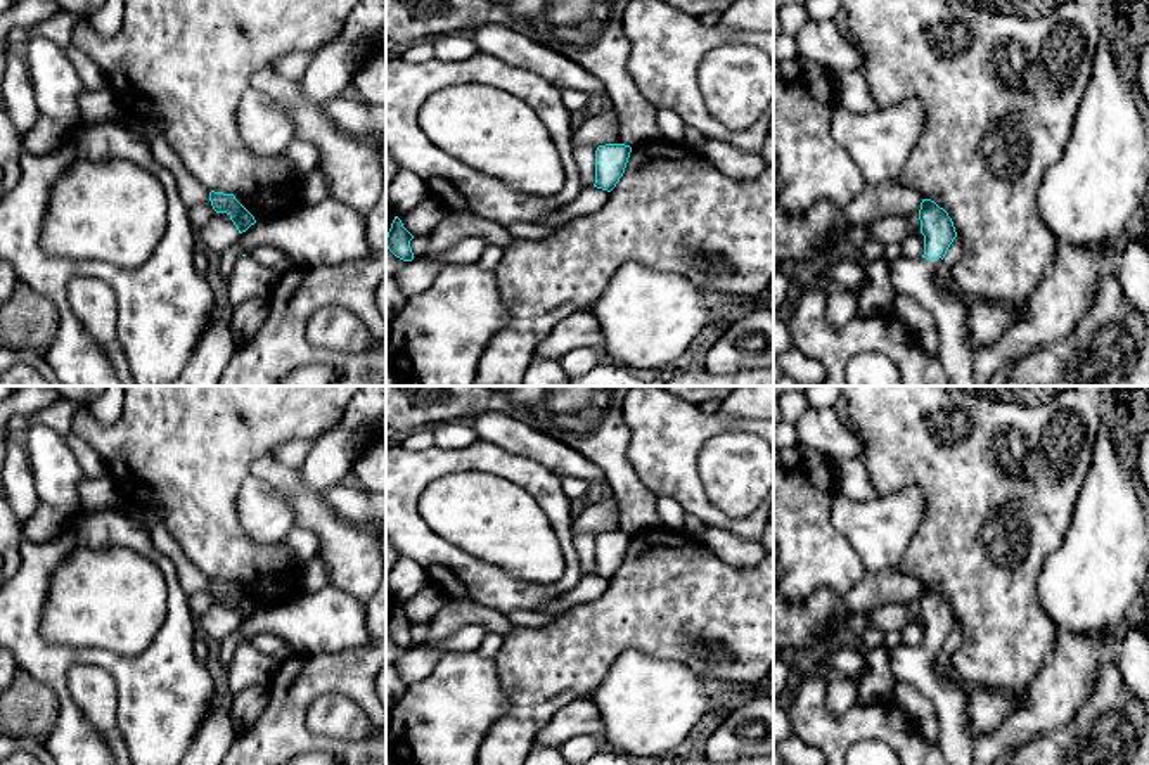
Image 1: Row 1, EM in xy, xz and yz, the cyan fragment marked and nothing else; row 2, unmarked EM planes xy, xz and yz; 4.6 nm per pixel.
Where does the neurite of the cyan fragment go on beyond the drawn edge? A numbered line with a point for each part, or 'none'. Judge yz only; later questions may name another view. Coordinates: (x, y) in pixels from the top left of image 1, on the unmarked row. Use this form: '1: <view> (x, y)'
1: yz (911, 665)

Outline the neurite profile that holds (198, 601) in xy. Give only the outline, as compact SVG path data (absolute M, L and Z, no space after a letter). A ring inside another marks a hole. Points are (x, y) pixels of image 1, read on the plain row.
M187 592L187 602L194 618L199 618L213 604L213 597L208 592Z

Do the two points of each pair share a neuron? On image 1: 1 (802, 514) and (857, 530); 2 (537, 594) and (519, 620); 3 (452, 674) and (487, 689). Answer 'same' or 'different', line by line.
1: different
2: different
3: same

